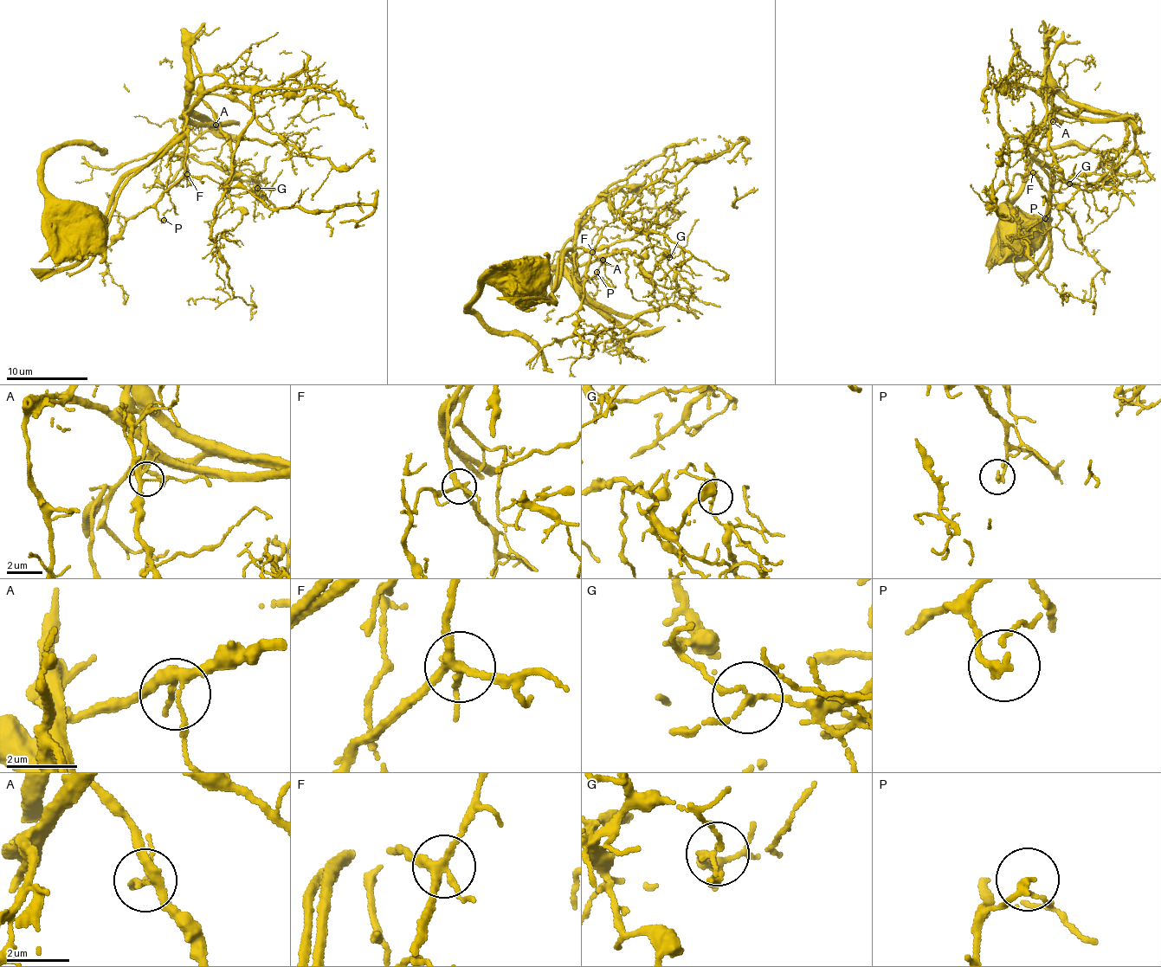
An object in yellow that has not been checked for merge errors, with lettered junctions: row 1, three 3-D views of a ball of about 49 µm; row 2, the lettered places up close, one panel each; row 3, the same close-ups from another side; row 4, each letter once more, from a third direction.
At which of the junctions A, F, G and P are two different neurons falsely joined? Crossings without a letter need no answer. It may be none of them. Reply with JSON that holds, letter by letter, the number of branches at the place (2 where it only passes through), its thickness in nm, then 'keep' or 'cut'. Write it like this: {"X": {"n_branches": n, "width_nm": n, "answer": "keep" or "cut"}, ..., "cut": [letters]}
{"A": {"n_branches": 4, "width_nm": 200, "answer": "keep"}, "F": {"n_branches": 4, "width_nm": 260, "answer": "cut"}, "G": {"n_branches": 3, "width_nm": 110, "answer": "keep"}, "P": {"n_branches": 2, "width_nm": 150, "answer": "cut"}, "cut": ["F", "P"]}

